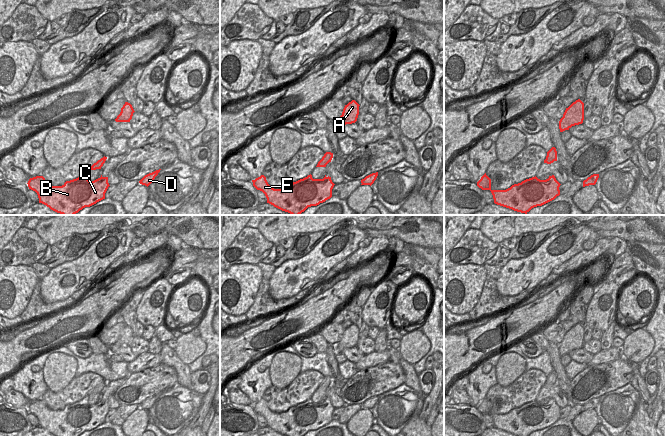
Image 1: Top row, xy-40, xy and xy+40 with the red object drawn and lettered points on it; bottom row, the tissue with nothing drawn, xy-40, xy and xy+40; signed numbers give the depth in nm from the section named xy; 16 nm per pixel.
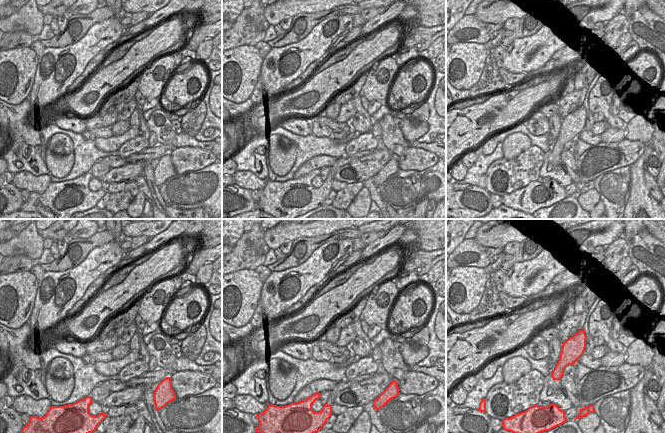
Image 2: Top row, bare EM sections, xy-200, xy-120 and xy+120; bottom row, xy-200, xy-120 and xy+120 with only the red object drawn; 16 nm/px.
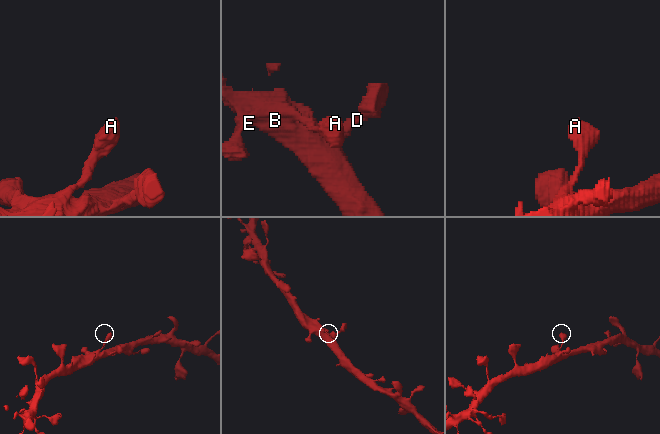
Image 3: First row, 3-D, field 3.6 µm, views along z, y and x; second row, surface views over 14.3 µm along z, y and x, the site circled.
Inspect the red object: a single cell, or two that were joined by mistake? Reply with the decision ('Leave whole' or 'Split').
Leave whole

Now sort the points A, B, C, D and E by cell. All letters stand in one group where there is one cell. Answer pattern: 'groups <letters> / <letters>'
groups A B C D E

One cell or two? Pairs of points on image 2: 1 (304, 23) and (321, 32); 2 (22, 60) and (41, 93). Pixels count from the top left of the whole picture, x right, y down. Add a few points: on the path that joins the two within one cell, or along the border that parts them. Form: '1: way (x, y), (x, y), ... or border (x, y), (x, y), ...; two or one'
1: border (333, 15), (318, 22), (304, 37), (294, 42); two
2: border (38, 58), (34, 82), (28, 95); two

